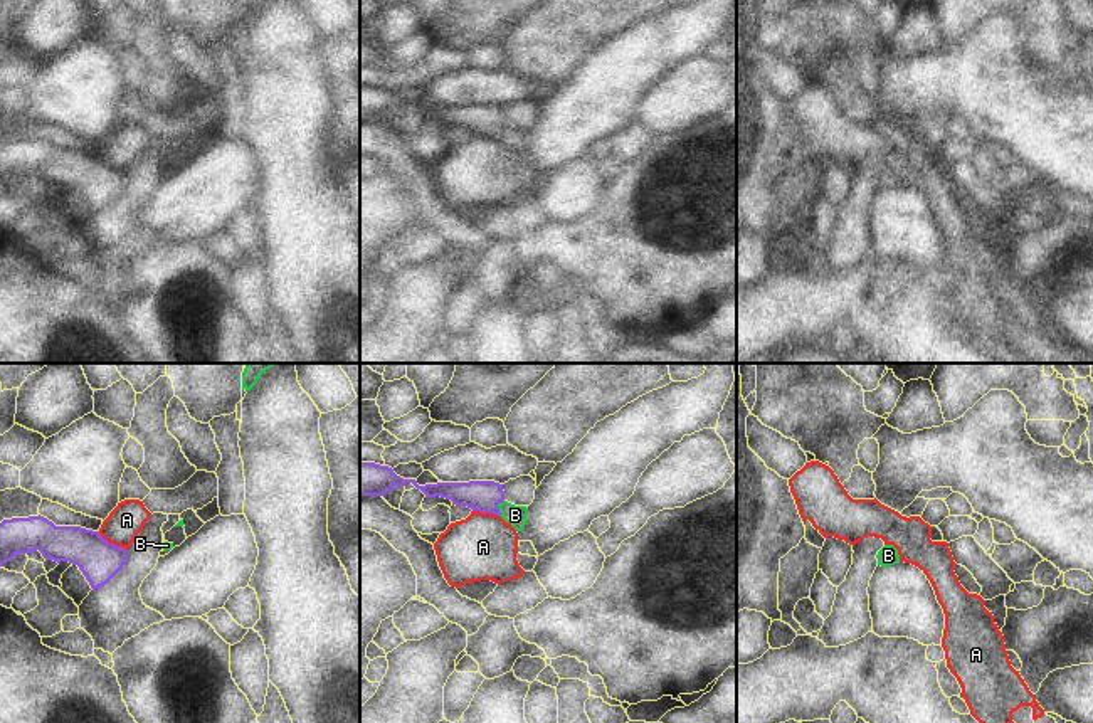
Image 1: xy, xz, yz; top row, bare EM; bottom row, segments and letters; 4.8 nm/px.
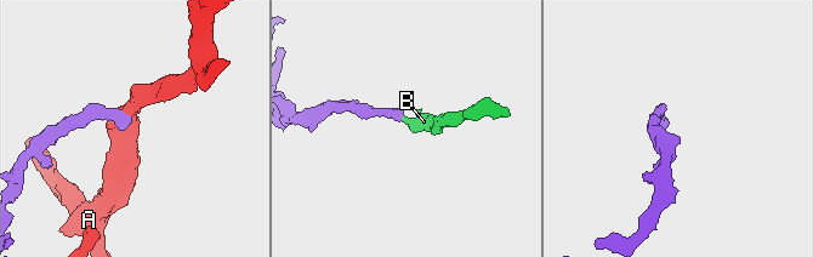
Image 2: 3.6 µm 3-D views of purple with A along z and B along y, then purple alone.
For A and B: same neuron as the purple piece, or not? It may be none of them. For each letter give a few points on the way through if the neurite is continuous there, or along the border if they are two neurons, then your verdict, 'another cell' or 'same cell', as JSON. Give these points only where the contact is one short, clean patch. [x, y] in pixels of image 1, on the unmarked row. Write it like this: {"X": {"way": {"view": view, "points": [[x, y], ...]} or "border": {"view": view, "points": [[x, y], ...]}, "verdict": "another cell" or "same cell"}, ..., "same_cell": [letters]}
{"A": {"border": {"view": "xy", "points": [[96, 155], [126, 174]]}, "verdict": "another cell"}, "B": {"way": {"view": "xz", "points": [[483, 120], [498, 131], [515, 138]]}, "verdict": "same cell"}, "same_cell": ["B"]}

